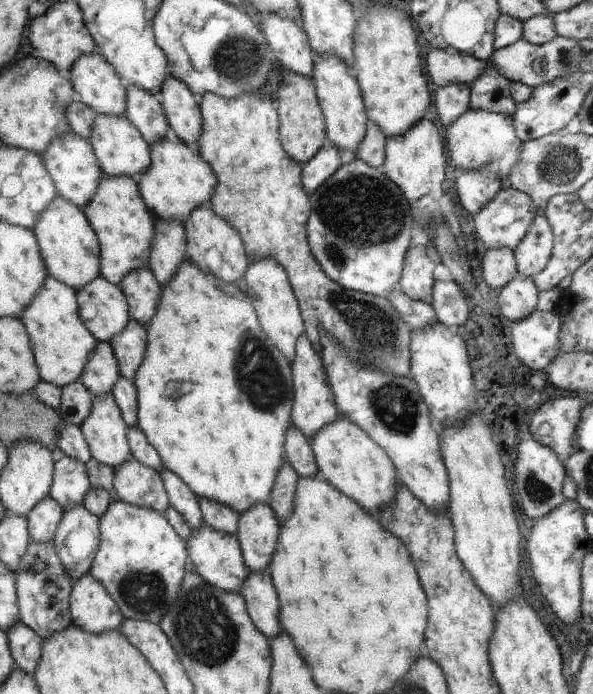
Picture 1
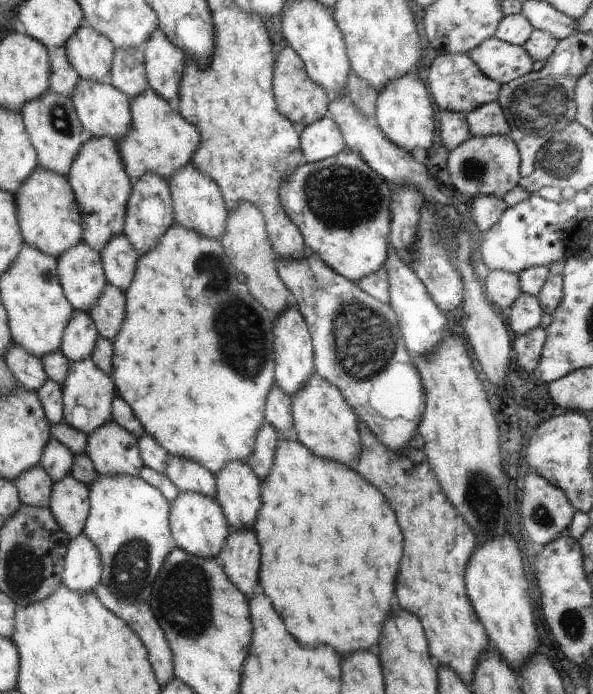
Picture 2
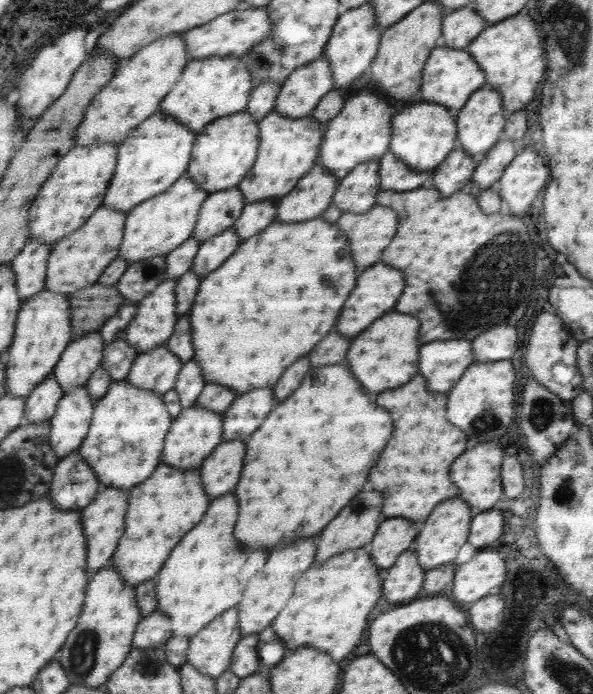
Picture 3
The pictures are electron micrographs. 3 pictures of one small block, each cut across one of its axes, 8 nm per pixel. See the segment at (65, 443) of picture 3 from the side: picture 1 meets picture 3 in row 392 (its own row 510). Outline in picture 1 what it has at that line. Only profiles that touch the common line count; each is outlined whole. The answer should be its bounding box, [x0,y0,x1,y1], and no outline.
[52,505,100,581]

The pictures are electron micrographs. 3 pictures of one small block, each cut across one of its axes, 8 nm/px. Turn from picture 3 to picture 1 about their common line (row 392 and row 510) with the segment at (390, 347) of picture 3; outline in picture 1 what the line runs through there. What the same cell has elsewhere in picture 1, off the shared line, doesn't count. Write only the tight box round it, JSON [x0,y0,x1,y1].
[309,414,400,517]

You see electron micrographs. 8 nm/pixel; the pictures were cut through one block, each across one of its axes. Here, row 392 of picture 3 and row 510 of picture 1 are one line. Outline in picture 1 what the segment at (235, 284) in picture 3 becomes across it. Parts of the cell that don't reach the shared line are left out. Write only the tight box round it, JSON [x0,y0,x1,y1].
[133,258,294,514]

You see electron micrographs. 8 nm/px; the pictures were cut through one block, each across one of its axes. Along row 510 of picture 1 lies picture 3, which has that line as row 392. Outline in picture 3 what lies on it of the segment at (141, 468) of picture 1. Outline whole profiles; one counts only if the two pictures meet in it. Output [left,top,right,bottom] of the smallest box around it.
[126,344,180,396]

